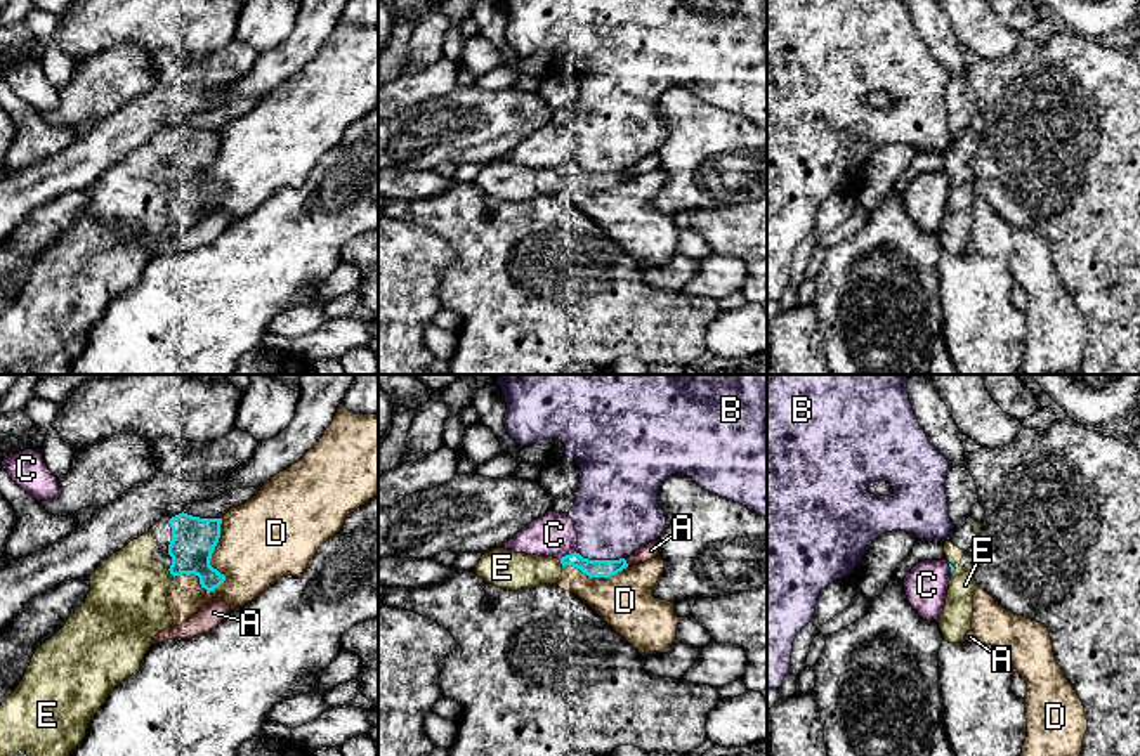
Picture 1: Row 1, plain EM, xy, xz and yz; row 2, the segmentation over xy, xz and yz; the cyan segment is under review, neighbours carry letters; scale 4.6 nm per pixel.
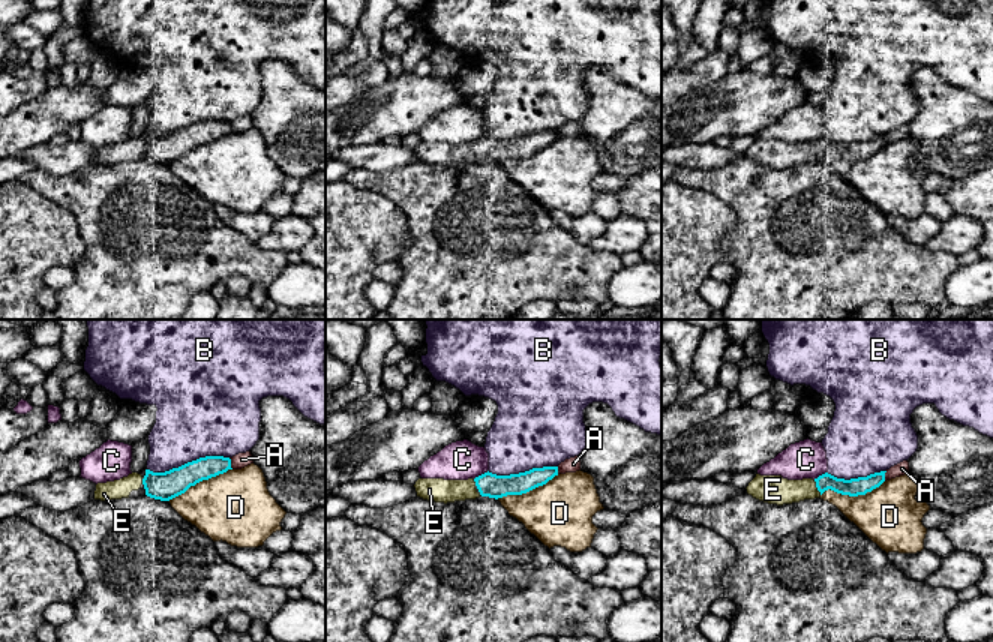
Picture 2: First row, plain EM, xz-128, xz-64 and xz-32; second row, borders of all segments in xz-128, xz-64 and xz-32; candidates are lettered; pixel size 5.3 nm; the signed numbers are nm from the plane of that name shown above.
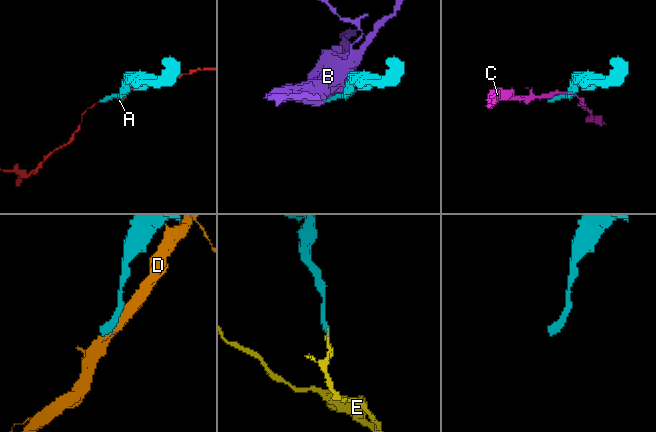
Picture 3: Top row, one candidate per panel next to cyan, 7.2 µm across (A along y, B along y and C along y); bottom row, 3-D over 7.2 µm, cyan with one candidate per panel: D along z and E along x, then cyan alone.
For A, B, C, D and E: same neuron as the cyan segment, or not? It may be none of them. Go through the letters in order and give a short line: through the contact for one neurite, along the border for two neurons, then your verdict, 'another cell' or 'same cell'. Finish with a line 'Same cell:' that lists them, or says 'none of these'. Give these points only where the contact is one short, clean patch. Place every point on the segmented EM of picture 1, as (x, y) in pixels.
A: another cell
B: another cell
C: another cell
D: another cell
E: same cell
Same cell: E

